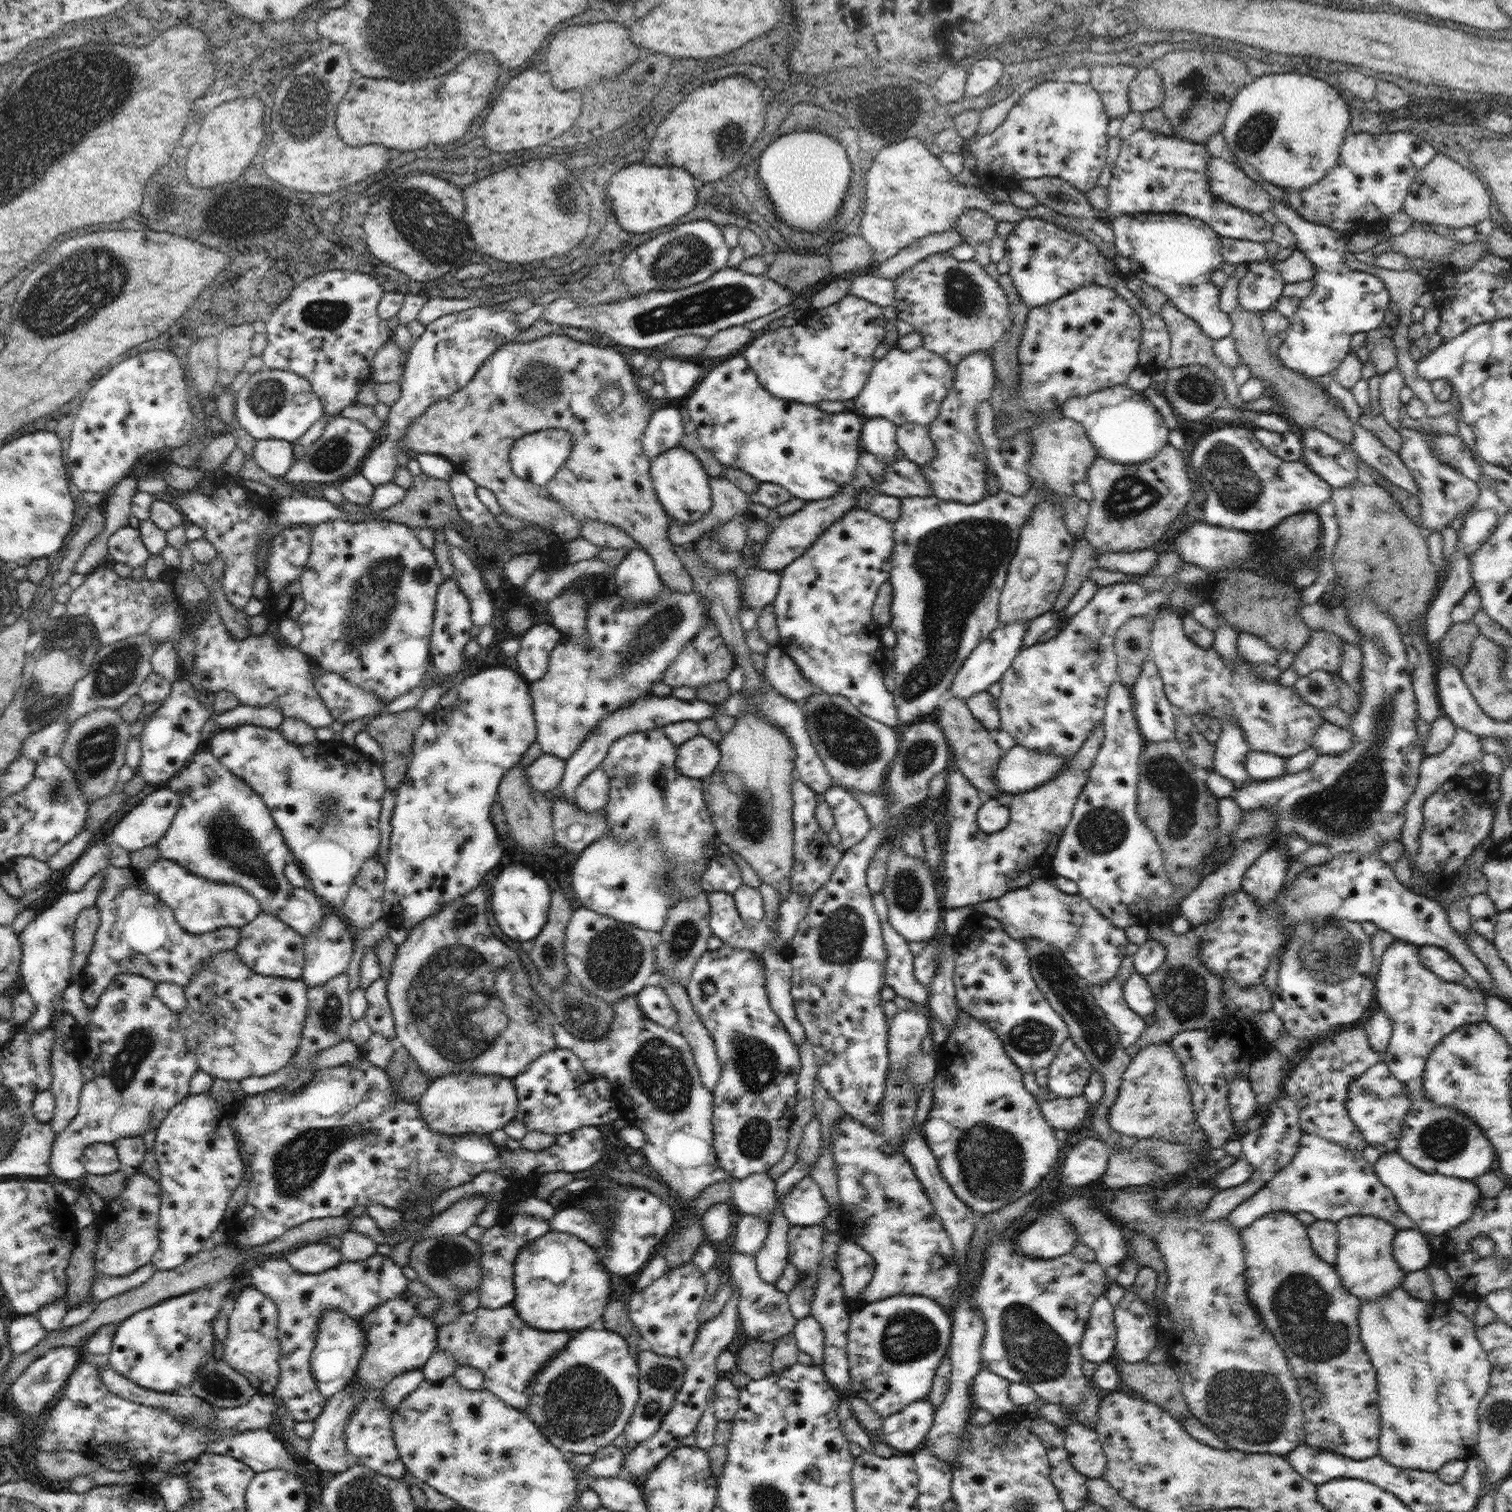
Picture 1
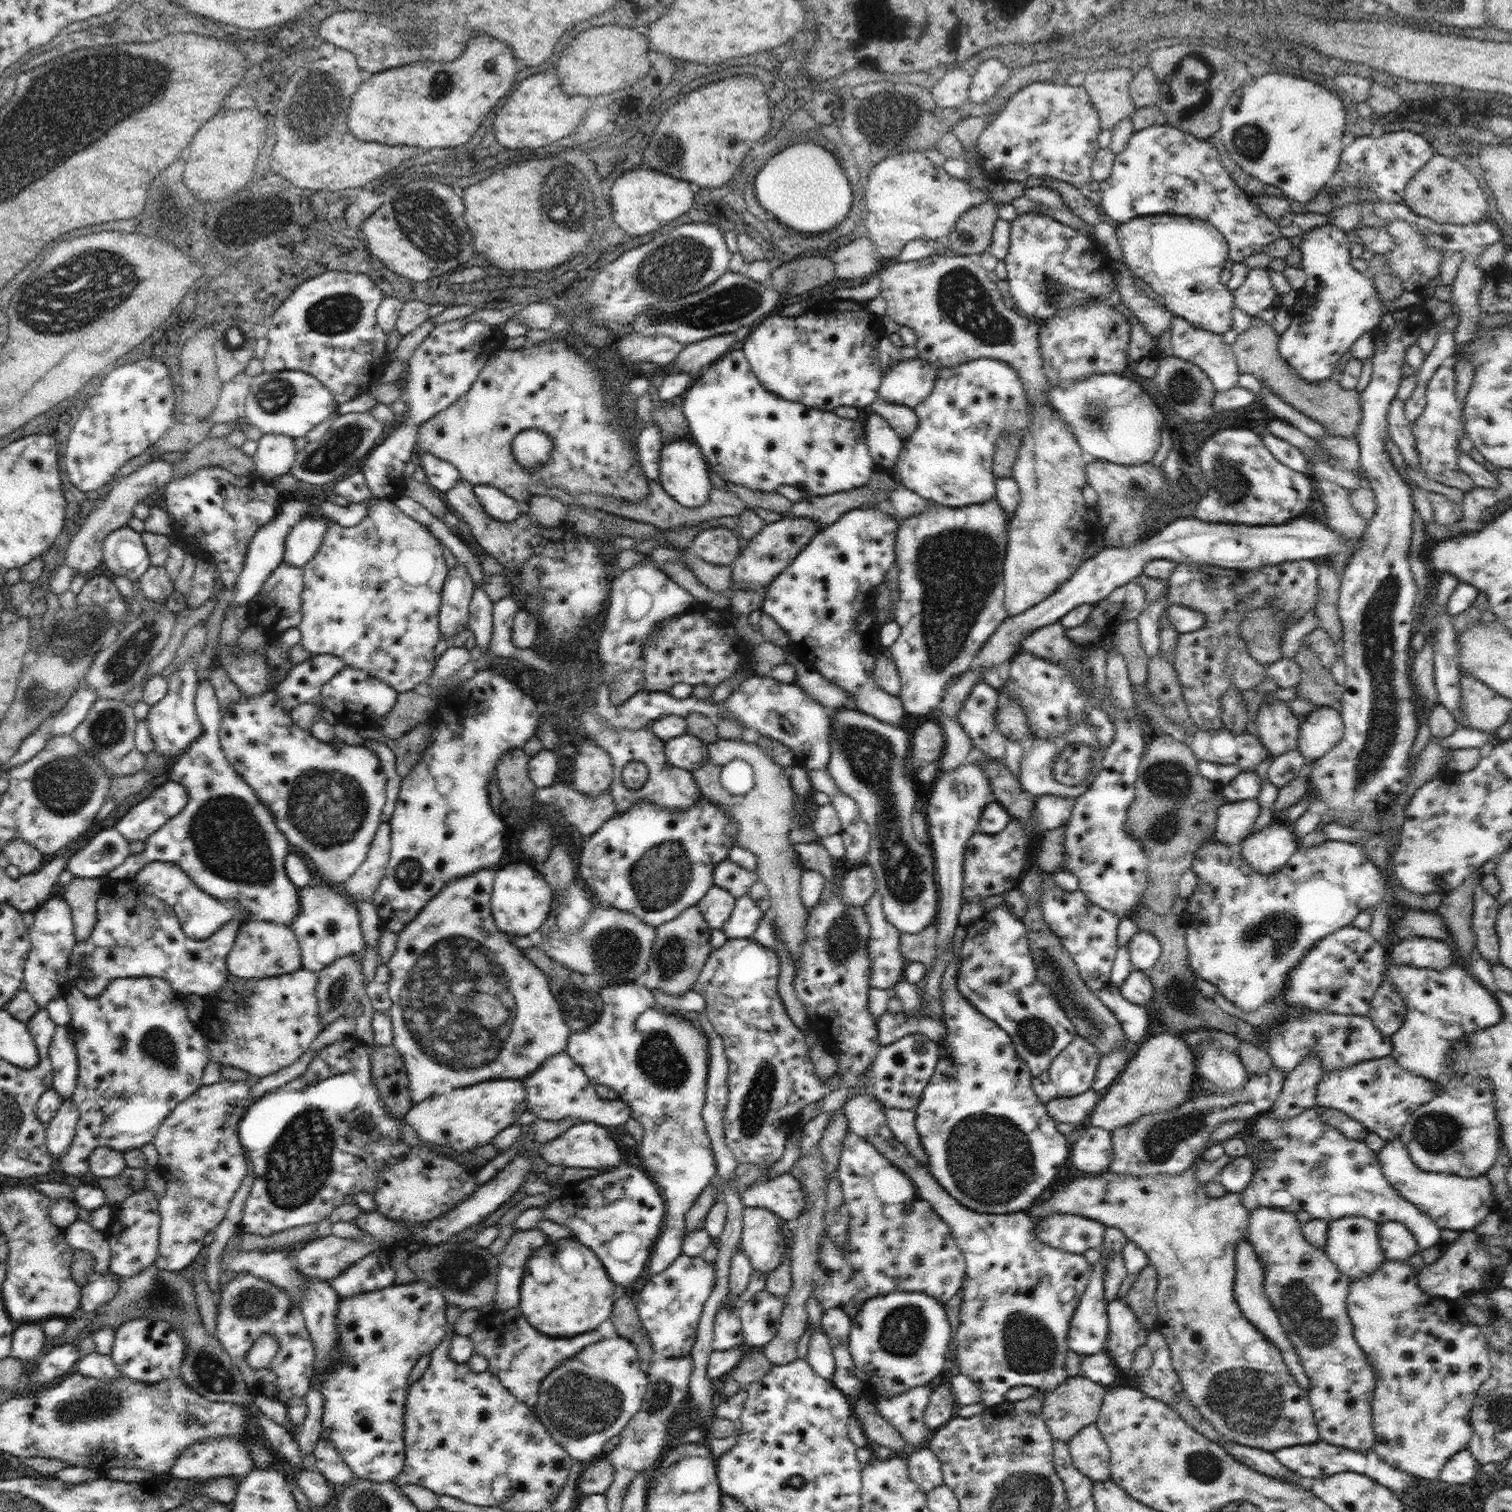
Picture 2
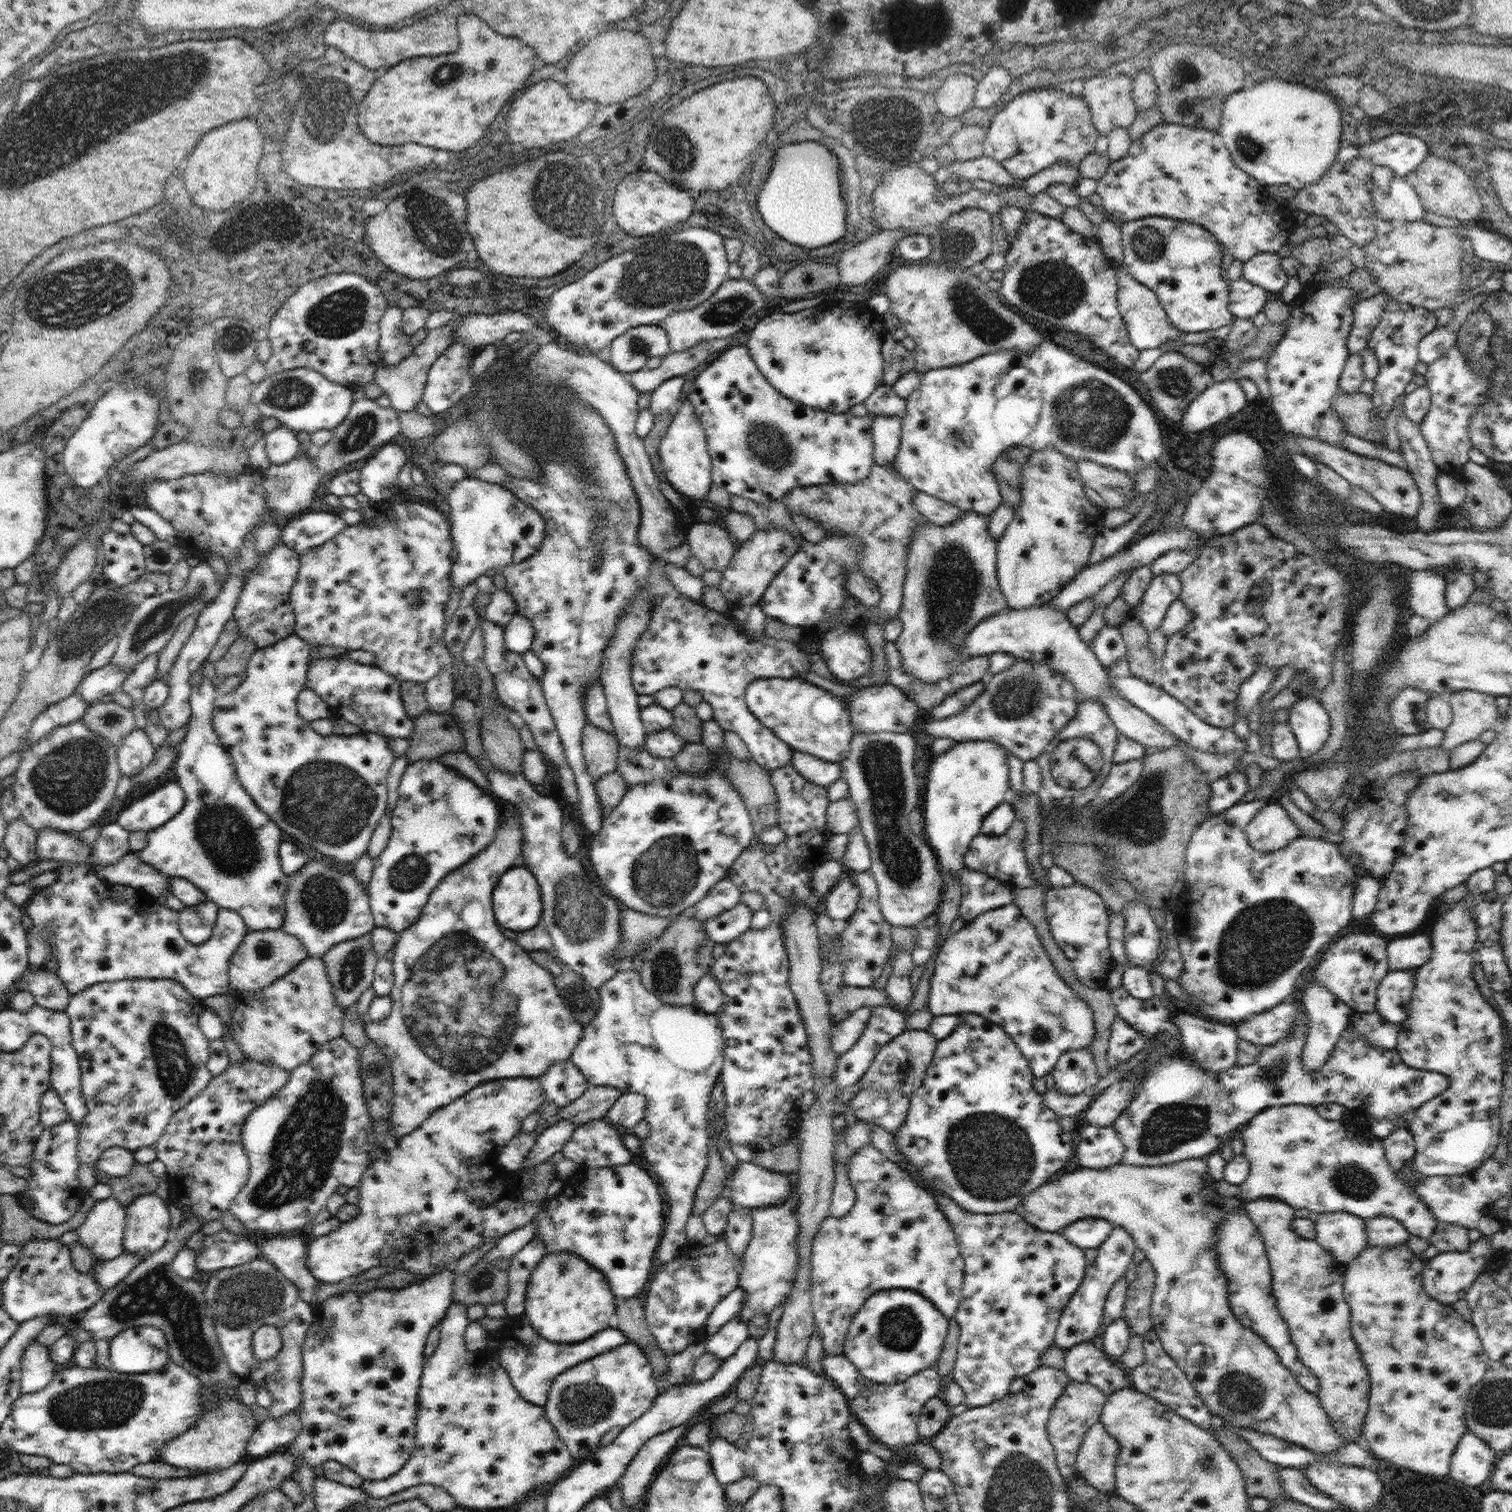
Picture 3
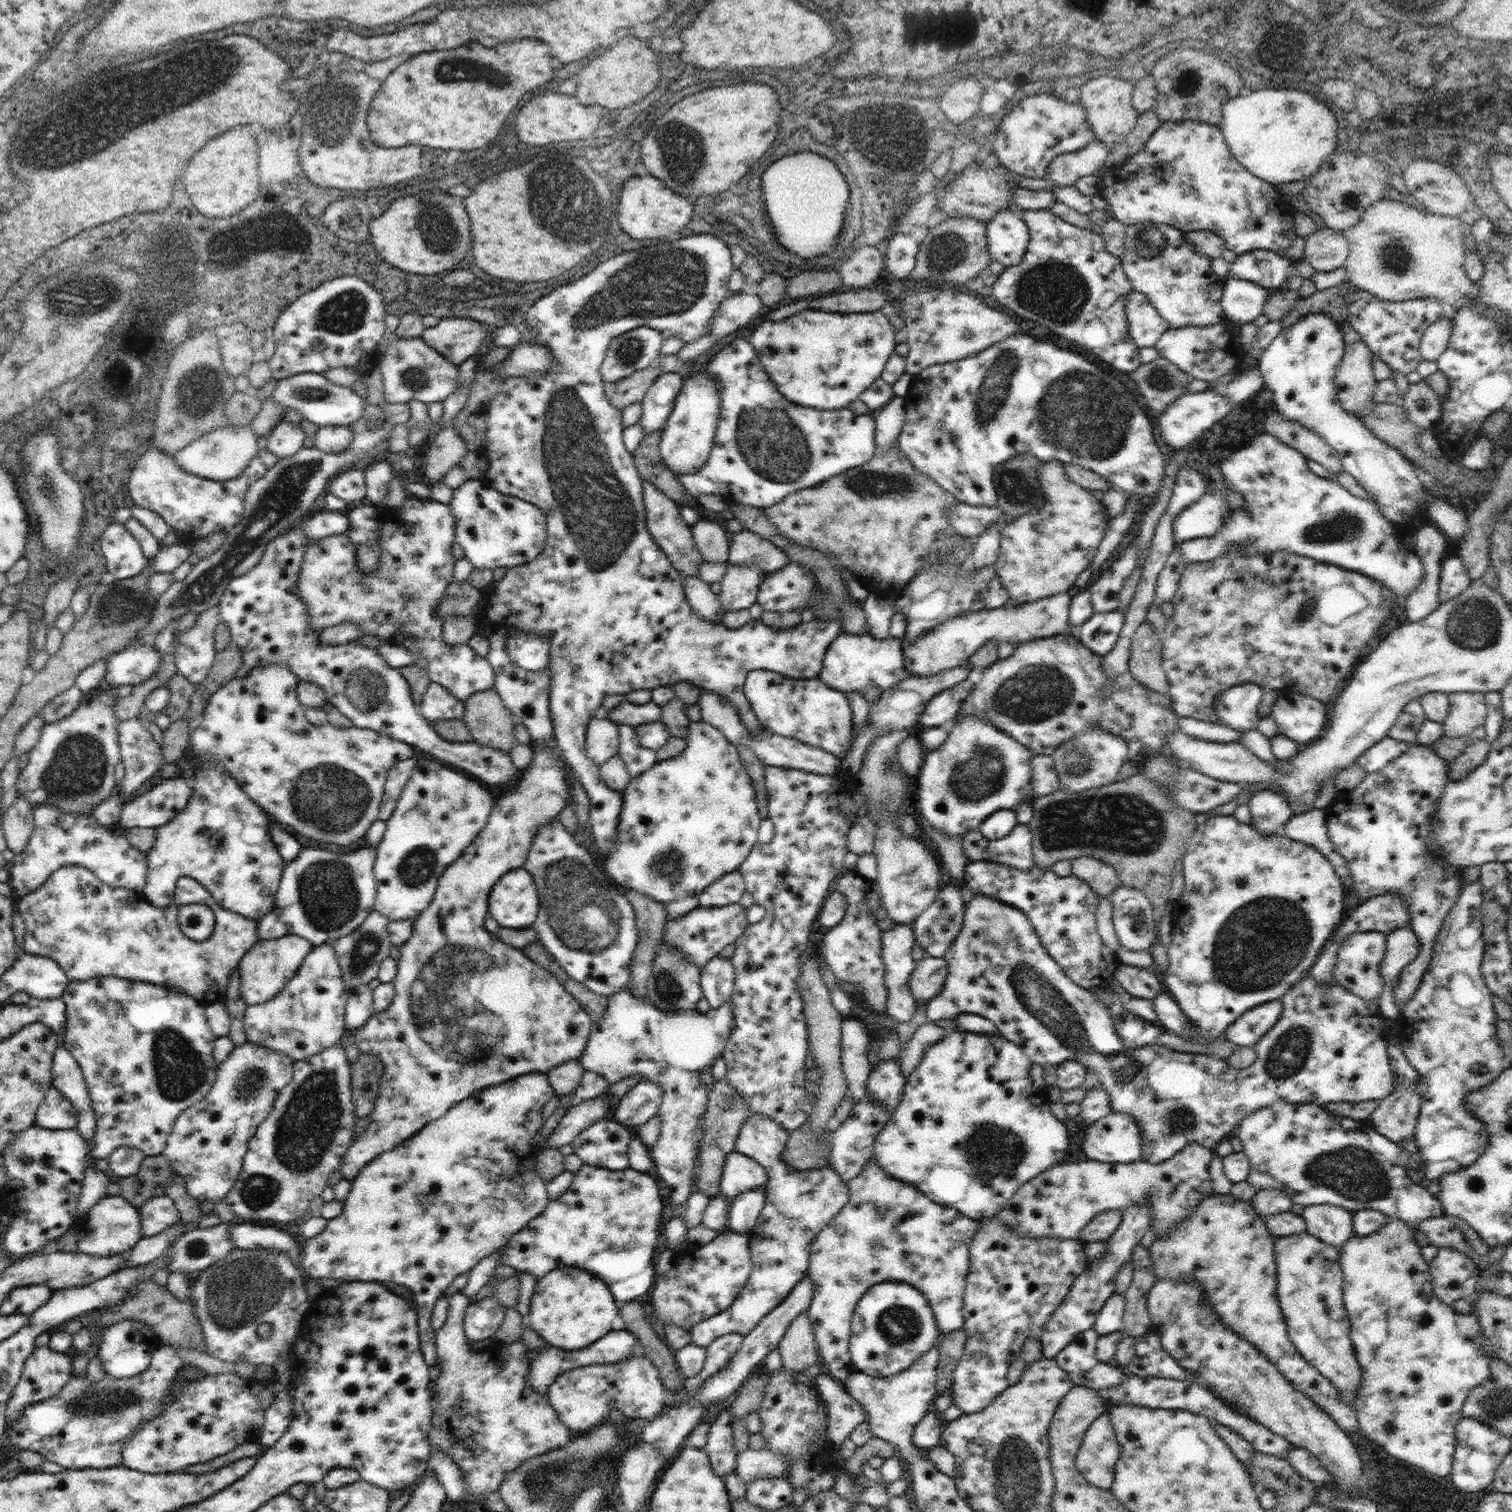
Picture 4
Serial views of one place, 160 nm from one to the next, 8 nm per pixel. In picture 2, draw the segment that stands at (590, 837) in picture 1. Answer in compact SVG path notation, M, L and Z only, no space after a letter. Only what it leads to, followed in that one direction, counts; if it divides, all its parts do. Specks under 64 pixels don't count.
M554 784L537 788L535 799L542 804L556 806L582 836L592 836L615 815L616 810L610 789L598 796L588 796L566 784Z

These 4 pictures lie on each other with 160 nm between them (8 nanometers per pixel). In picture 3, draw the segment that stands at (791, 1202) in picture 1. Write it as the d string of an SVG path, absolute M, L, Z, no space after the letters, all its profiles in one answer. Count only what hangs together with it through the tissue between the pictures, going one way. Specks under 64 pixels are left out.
M739 1161L723 1194L730 1196L733 1204L750 1209L784 1205L790 1195L791 1184L787 1173L766 1170L754 1161Z

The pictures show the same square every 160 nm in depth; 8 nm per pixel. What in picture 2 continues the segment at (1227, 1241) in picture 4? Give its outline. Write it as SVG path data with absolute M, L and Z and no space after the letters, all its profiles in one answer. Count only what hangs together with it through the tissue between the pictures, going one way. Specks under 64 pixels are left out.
M1247 1237L1243 1238L1237 1244L1236 1268L1237 1276L1235 1287L1233 1289L1240 1310L1244 1313L1244 1316L1270 1342L1273 1342L1278 1350L1280 1350L1283 1361L1294 1375L1294 1378L1298 1381L1298 1384L1300 1384L1304 1390L1310 1391L1310 1379L1307 1377L1303 1366L1300 1364L1298 1355L1296 1355L1296 1350L1290 1340L1288 1340L1288 1337L1280 1324L1280 1320L1278 1320L1278 1314L1275 1313L1274 1307L1271 1305L1271 1302L1268 1300L1266 1293L1264 1292L1264 1273L1262 1263L1258 1260L1258 1256L1256 1256L1256 1253L1254 1252L1254 1247L1250 1244Z

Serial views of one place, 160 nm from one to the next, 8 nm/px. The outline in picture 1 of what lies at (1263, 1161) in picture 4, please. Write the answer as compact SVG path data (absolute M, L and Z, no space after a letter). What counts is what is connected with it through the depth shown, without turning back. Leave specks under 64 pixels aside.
M1302 1132L1302 1139L1298 1143L1298 1153L1294 1155L1292 1162L1279 1170L1266 1184L1247 1198L1230 1215L1229 1220L1237 1230L1245 1229L1258 1218L1264 1217L1275 1211L1284 1211L1296 1214L1300 1211L1310 1212L1317 1220L1338 1223L1345 1217L1376 1216L1395 1226L1398 1230L1418 1229L1413 1228L1412 1219L1399 1208L1394 1193L1376 1176L1375 1168L1364 1159L1362 1151L1344 1149L1318 1135Z

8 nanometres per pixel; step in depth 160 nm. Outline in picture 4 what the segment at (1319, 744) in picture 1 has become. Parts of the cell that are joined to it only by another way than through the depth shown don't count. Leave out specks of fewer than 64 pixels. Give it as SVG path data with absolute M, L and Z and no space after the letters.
M1299 692L1278 696L1270 716L1276 721L1280 734L1301 746L1322 736L1327 724L1325 703Z

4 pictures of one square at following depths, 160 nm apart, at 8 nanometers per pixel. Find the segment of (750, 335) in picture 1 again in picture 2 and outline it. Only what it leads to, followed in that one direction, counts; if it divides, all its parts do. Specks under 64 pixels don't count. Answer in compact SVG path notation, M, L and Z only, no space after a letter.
M722 333L687 344L675 358L676 369L673 372L685 372L698 376L704 368L730 352L736 340L735 333Z

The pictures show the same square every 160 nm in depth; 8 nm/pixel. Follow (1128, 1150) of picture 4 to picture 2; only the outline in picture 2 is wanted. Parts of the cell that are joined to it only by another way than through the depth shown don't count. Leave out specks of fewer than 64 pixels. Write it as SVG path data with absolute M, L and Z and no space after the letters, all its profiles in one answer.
M1085 1124L1076 1139L1072 1141L1069 1160L1080 1172L1094 1175L1110 1168L1114 1160L1110 1131Z

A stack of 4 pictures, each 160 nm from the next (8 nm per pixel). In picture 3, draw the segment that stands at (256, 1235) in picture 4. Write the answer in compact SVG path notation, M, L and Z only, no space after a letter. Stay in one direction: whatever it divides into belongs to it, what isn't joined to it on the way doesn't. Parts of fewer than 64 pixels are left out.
M268 1238L258 1242L261 1256L273 1264L290 1282L297 1286L303 1299L310 1303L319 1280L306 1266L307 1246L300 1238Z

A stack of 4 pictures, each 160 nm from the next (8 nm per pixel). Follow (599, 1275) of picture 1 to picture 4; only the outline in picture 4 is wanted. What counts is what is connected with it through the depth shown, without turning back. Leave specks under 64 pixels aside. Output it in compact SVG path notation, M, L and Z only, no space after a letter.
M560 1265L537 1279L526 1322L551 1346L582 1350L612 1328L612 1320L619 1315L620 1308L614 1300L603 1280L596 1279L587 1270Z

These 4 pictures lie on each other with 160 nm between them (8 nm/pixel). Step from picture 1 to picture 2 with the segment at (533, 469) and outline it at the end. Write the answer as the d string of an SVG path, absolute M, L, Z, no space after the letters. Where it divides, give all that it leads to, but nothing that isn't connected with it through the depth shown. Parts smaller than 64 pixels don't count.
M538 429L519 432L511 444L515 459L527 468L539 468L551 460L554 441Z

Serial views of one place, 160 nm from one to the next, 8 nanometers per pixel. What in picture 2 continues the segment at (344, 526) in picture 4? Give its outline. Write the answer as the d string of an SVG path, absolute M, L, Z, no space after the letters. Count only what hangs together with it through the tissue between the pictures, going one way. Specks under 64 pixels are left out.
M305 516L297 522L285 538L283 562L304 568L306 563L318 552L325 530L331 521L322 516Z

